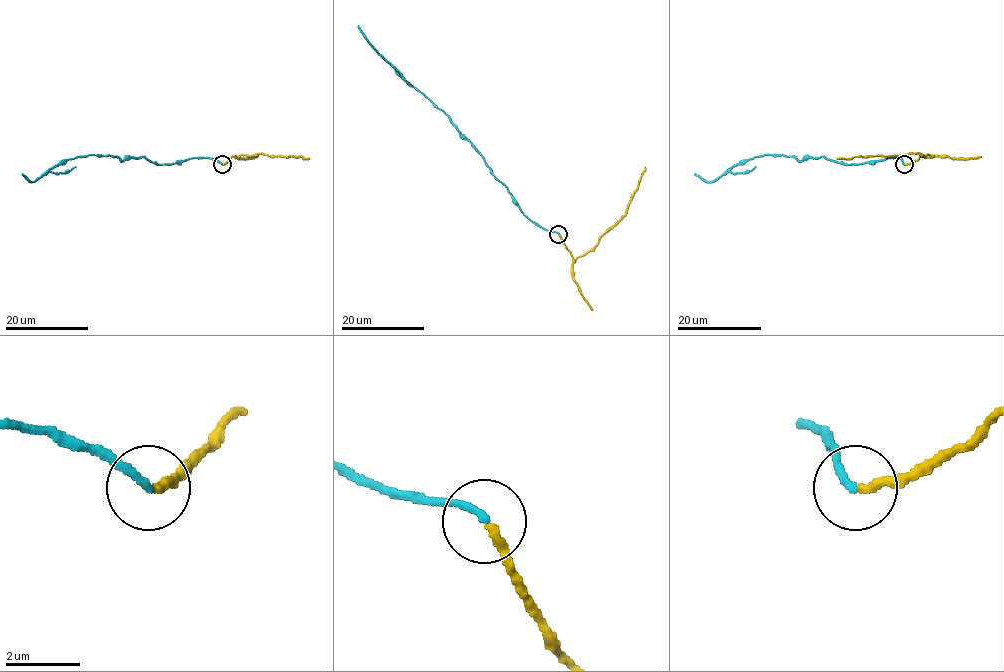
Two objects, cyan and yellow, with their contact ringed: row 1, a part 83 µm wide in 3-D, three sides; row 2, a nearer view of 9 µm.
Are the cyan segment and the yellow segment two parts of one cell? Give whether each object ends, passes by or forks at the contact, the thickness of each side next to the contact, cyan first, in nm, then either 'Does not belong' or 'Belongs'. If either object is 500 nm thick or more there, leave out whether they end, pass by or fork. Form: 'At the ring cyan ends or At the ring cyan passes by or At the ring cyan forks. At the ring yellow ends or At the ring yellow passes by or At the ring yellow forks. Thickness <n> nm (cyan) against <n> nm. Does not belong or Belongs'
At the ring cyan ends. At the ring yellow ends. Thickness 220 nm (cyan) against 240 nm. Belongs

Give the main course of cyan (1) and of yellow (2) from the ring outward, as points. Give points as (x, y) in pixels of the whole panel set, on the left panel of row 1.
1: (223, 164), (210, 158), (157, 164), (144, 157), (121, 160), (88, 155), (62, 160), (33, 182), (21, 175)
2: (223, 164), (232, 157), (264, 154), (309, 159)

